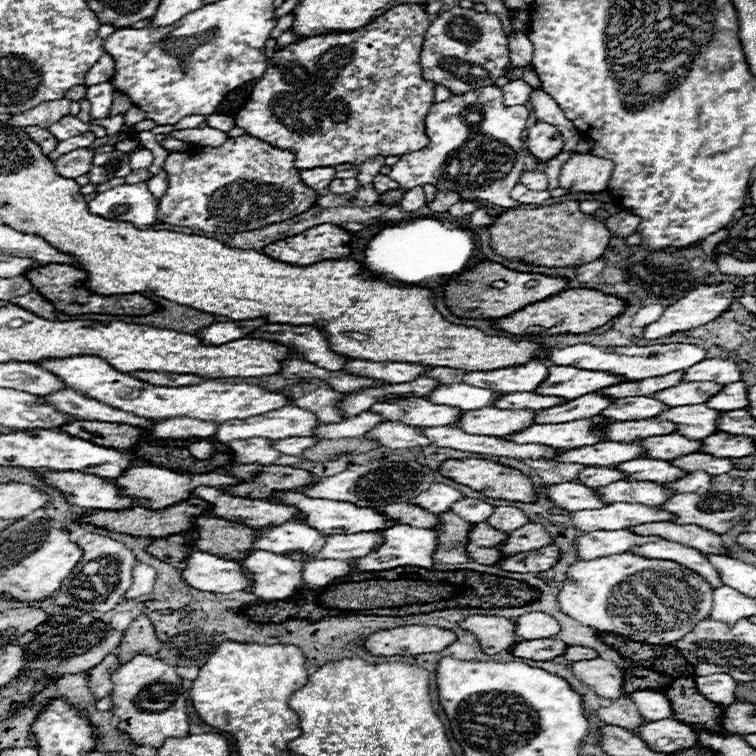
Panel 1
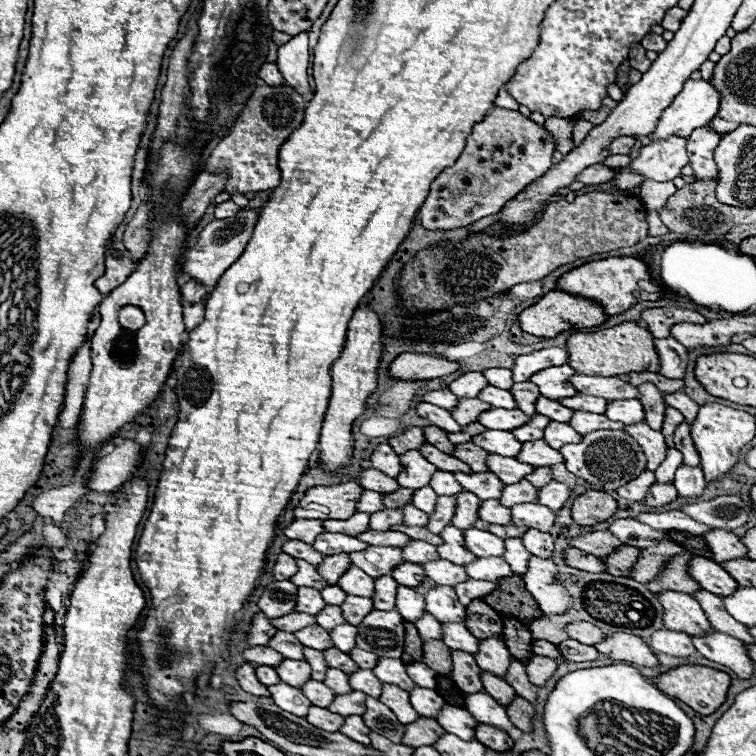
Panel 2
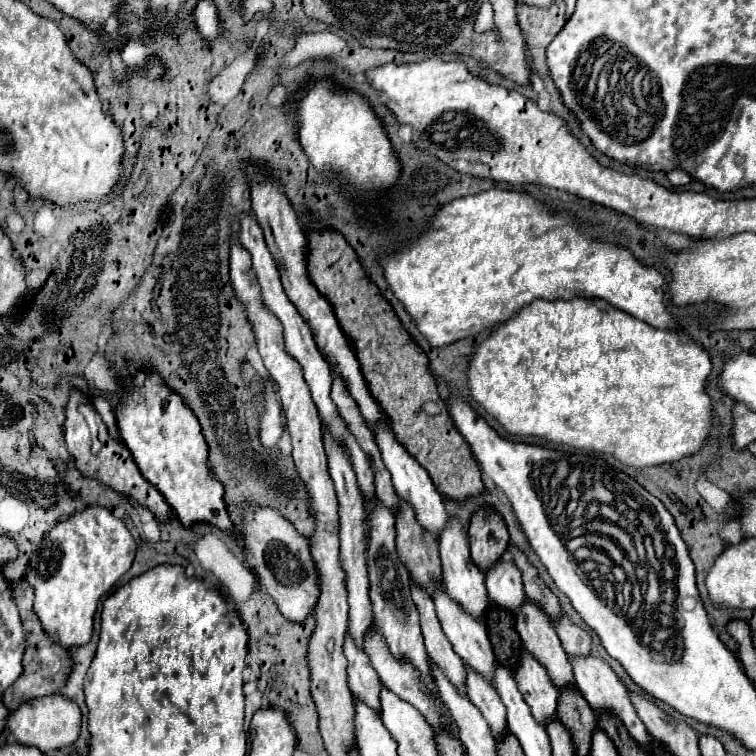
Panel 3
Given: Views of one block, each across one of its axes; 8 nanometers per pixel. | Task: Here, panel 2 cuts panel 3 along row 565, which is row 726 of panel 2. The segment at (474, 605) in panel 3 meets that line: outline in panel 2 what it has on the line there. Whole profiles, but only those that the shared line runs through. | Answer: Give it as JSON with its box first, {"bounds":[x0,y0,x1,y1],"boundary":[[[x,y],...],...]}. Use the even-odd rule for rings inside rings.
{"bounds":[436,704,478,740],"boundary":[[[450,704],[442,706],[440,714],[436,714],[436,720],[446,732],[456,734],[462,740],[472,740],[474,738],[474,726],[478,724],[468,710],[456,708]]]}

